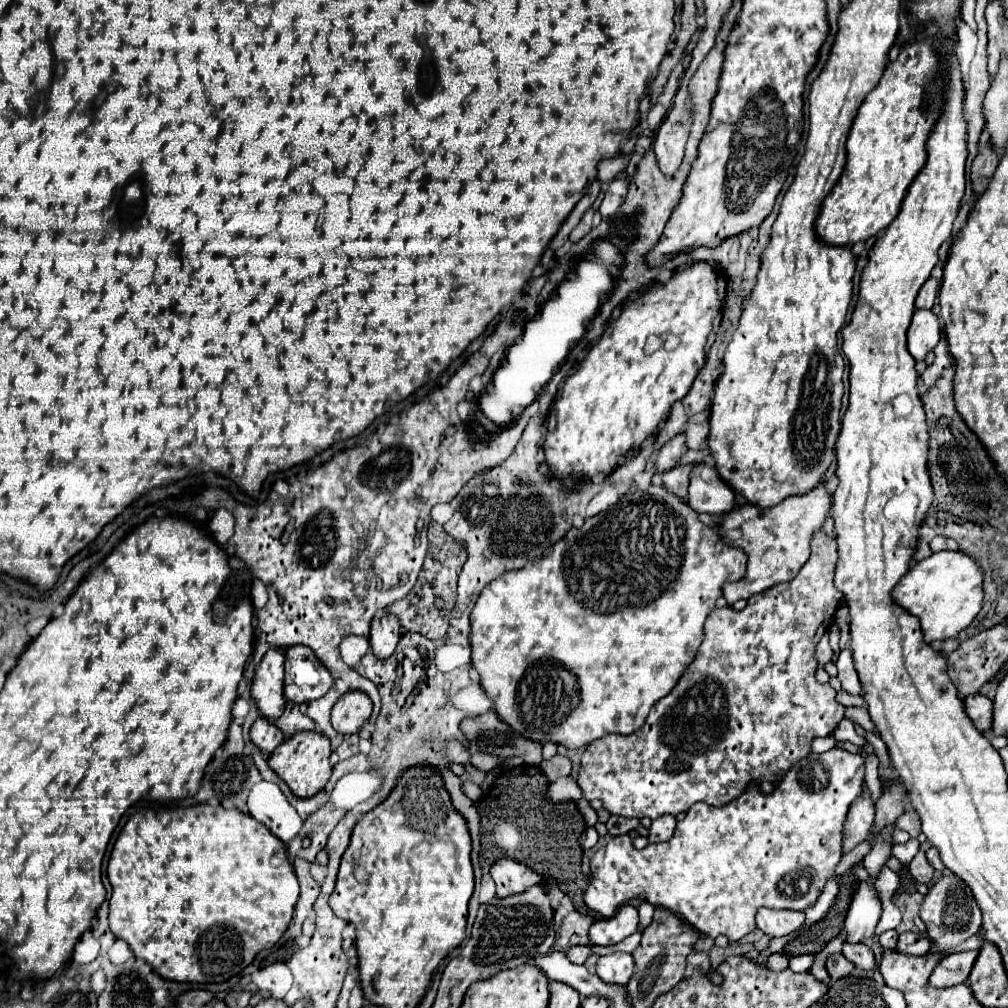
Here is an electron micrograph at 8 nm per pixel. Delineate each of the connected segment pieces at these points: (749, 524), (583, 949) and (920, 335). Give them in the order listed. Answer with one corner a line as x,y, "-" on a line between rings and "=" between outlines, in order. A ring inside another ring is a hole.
825,485
815,487
815,491
801,495
801,497
787,497
783,503
759,509
755,505
741,505
725,513
717,521
717,535
725,545
739,547
747,555
747,569
745,575
737,583
725,583
723,585
723,597
727,599
727,605
733,605
739,599
749,599
751,595
763,593
769,587
775,587
779,583
791,581
803,563
809,559
811,551
811,535
813,531
823,527
823,521
827,517
831,505
831,497
825,491
=
579,945
579,947
571,947
571,951
567,951
567,959
575,965
583,965
589,955
591,955
591,945
=
917,309
907,329
907,349
915,361
923,361
925,355
939,343
941,325
929,309

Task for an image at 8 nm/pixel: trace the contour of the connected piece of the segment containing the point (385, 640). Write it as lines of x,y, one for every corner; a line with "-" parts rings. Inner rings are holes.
379,611
373,617
369,643
371,643
373,653
379,659
387,659
387,657
393,655
393,651
395,651
395,647
399,643
399,637
401,637
399,629
401,629
401,625
399,625
397,615
391,615
387,611

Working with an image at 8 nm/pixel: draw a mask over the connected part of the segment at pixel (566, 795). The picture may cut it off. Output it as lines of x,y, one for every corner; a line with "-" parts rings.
561,777
549,785
545,798
548,802
556,805
577,802
581,799
581,791
579,791
579,785
575,783
573,777

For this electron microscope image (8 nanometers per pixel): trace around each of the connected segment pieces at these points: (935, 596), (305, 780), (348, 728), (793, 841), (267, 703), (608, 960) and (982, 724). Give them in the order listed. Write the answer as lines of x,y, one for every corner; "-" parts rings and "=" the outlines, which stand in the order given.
941,551
915,563
893,587
893,601
919,617
923,641
945,641
963,631
979,613
983,601
983,577
979,565
963,551
=
301,731
295,733
291,739
283,741
269,757
269,767
289,785
293,795
297,797
313,797
315,793
323,791
329,777
331,777
331,743
317,731
=
349,691
339,699
331,711
331,723
337,733
353,735
359,733
363,723
371,717
373,703
363,691
=
835,747
823,755
811,753
807,759
795,763
775,789
775,795
759,795
755,787
747,787
747,791
727,807
695,803
665,843
647,845
637,851
629,835
613,837
589,861
591,883
585,891
585,905
601,917
611,917
621,903
633,897
645,897
651,905
669,909
713,939
725,935
731,943
741,941
755,929
757,909
805,911
817,901
825,881
841,861
841,829
849,805
861,797
863,775
863,757
=
283,649
267,651
255,671
251,685
251,699
255,701
261,717
271,721
279,719
285,707
283,661
=
611,953
599,957
597,961
597,977
607,985
627,985
633,973
633,959
629,953
=
979,693
963,699
965,713
979,731
989,731
991,729
991,703
993,703
991,699
987,699

